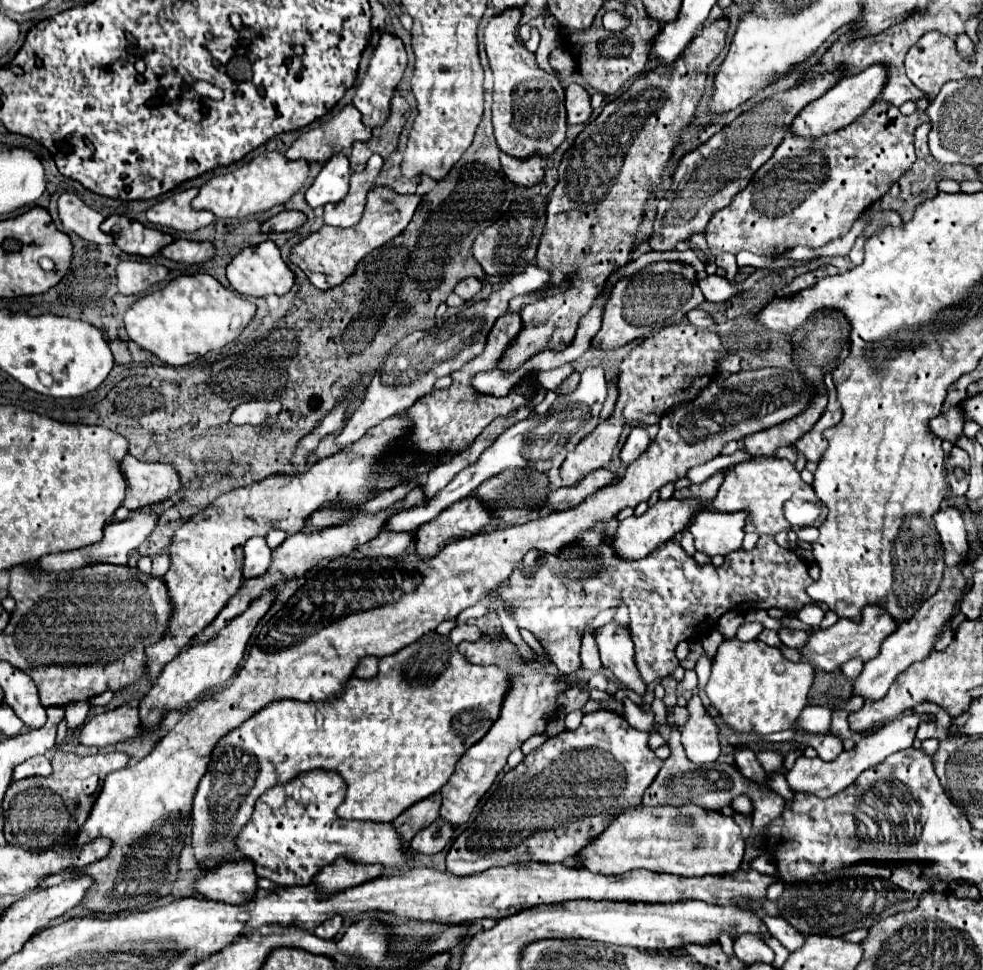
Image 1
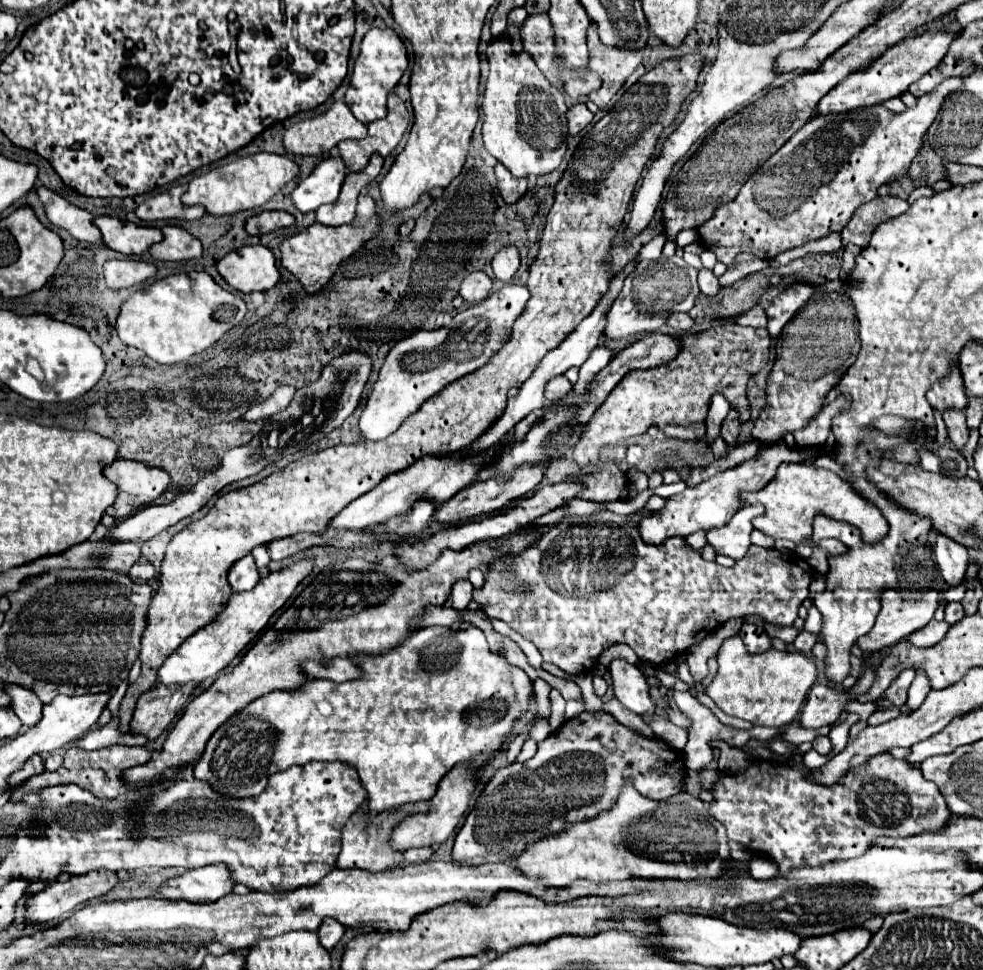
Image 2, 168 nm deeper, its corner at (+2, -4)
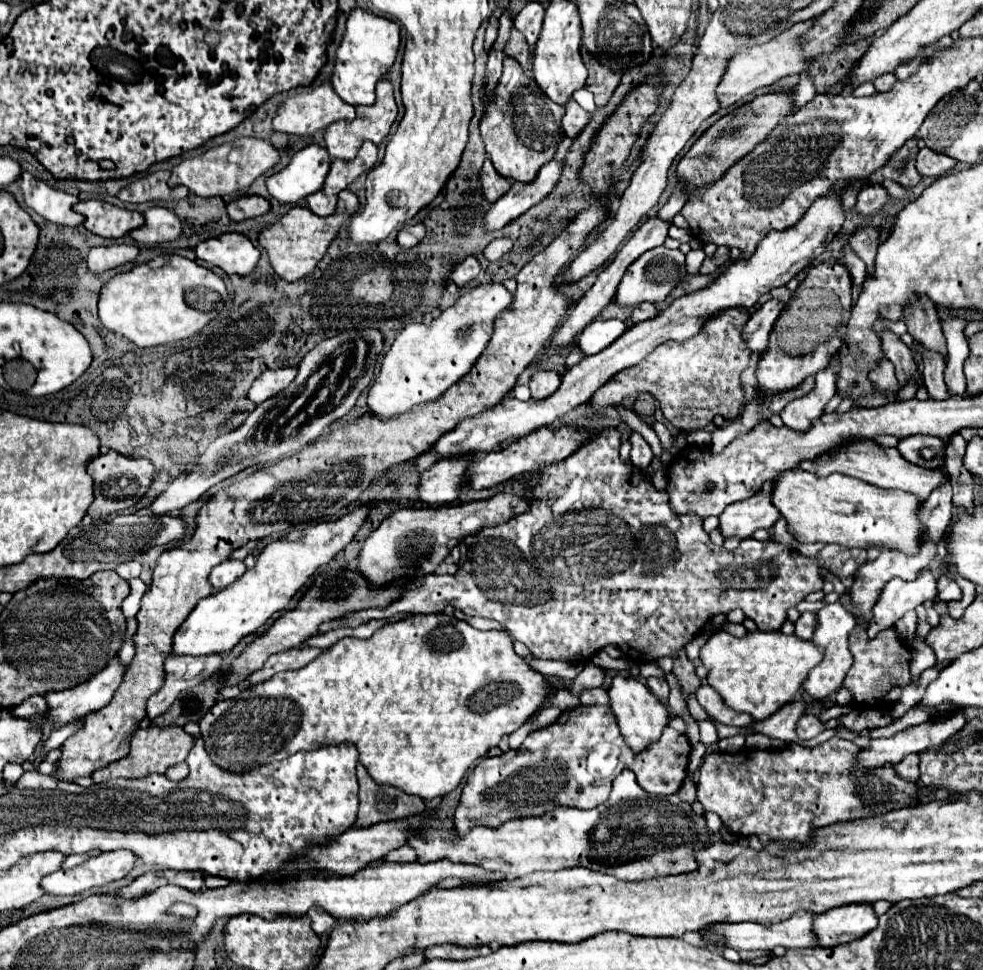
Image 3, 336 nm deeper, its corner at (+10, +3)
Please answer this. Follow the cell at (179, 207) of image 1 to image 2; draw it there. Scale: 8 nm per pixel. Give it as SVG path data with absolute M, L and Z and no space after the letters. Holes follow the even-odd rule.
M173 185L171 189L145 199L135 209L135 215L139 219L143 219L143 221L155 221L155 219L201 219L205 215L203 205L183 205L181 203L181 191L183 189L187 189L187 185Z

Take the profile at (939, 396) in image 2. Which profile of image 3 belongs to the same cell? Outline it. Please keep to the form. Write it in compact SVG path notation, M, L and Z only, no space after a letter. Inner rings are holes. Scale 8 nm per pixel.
M921 300L915 306L909 306L903 310L903 318L907 322L907 332L925 348L931 352L947 356L945 338L941 330L941 322L937 316L937 310L931 302Z

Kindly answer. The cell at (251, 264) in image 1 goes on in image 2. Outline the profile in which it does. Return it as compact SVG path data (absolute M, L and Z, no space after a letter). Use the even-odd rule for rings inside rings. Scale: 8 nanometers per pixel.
M247 245L227 253L217 263L219 275L237 291L267 291L279 281L273 253L263 245Z

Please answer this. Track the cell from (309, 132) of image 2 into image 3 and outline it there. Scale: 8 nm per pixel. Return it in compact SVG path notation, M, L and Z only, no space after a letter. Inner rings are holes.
M329 82L317 86L313 92L309 94L297 94L297 96L289 96L277 110L277 116L273 118L273 128L277 132L287 132L287 134L297 134L297 136L313 136L317 130L325 130L329 124L345 120L345 122L353 122L355 118L355 108L347 102L343 102L333 86Z

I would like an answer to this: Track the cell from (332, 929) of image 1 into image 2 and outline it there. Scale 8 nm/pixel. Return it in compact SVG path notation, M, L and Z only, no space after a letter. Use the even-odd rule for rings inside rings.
M327 919L327 921L323 921L323 925L317 929L317 935L319 935L321 945L323 945L325 949L331 951L331 949L343 939L343 935L345 935L345 927L339 925L339 921L331 921L331 919Z

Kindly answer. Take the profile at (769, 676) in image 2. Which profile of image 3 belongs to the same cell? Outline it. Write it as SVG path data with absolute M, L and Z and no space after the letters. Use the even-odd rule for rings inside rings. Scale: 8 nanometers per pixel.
M725 630L715 632L701 648L701 662L709 670L709 686L721 694L723 702L737 712L747 712L755 722L769 718L783 704L791 702L805 682L811 668L821 662L823 654L813 642L785 636L781 632L749 632L745 638L735 638Z

